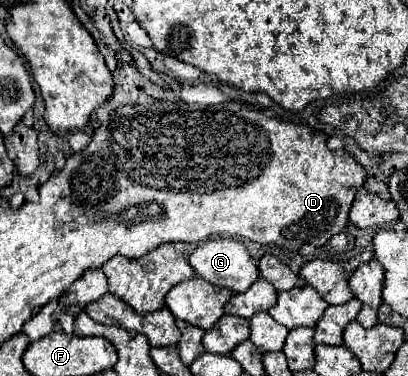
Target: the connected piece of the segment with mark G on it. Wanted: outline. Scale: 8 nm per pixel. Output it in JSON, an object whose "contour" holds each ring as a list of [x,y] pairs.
{"contour":[[[231,237],[229,239],[209,239],[209,241],[201,243],[191,253],[189,263],[199,277],[203,277],[205,281],[209,281],[213,285],[227,287],[233,293],[245,293],[259,279],[259,269],[251,261],[251,255],[247,251],[247,247],[239,239],[231,239]]]}

